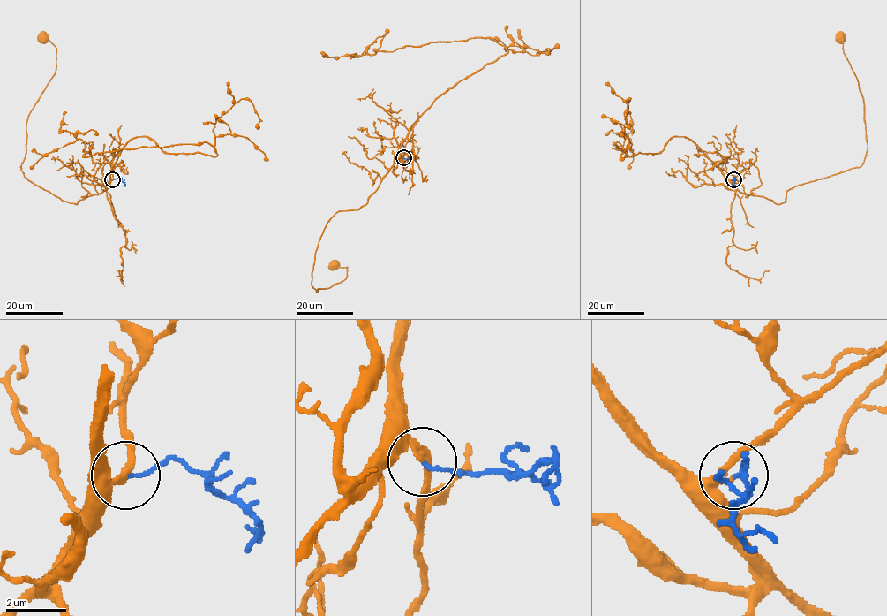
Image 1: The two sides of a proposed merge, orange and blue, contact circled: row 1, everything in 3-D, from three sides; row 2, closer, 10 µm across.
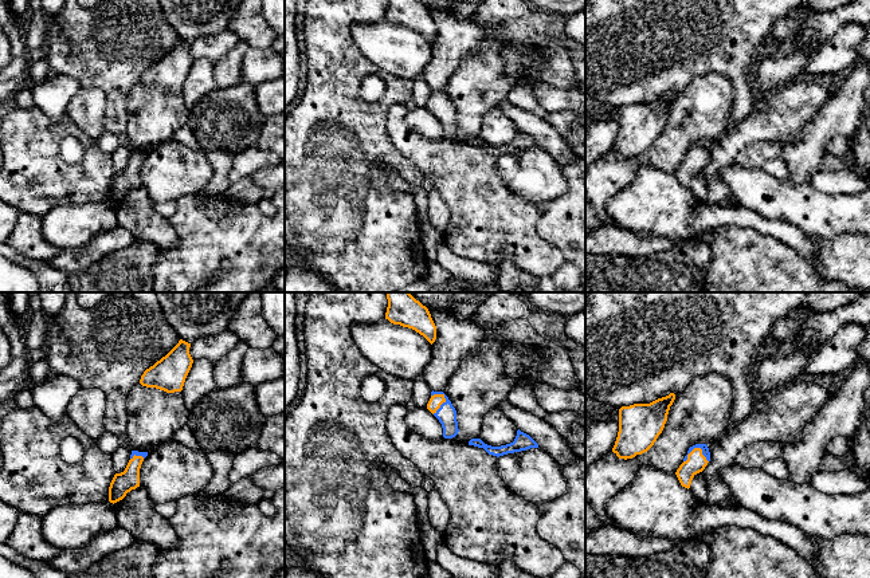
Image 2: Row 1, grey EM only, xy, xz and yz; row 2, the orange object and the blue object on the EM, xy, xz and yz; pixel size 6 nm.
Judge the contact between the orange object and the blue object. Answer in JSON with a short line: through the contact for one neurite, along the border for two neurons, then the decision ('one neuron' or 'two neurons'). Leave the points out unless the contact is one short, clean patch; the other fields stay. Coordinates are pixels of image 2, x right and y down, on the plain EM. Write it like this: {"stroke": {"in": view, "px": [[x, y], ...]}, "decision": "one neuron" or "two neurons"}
{"stroke": {"in": "xz", "px": [[437, 99], [442, 102], [442, 109], [446, 114]]}, "decision": "one neuron"}

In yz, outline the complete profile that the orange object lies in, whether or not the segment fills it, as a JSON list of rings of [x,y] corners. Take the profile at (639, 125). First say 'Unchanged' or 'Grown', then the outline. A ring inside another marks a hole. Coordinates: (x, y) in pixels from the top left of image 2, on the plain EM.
Unchanged. [[[675,94],[658,98],[650,103],[634,103],[619,109],[619,131],[612,152],[619,158],[632,158],[647,152],[667,121]]]

